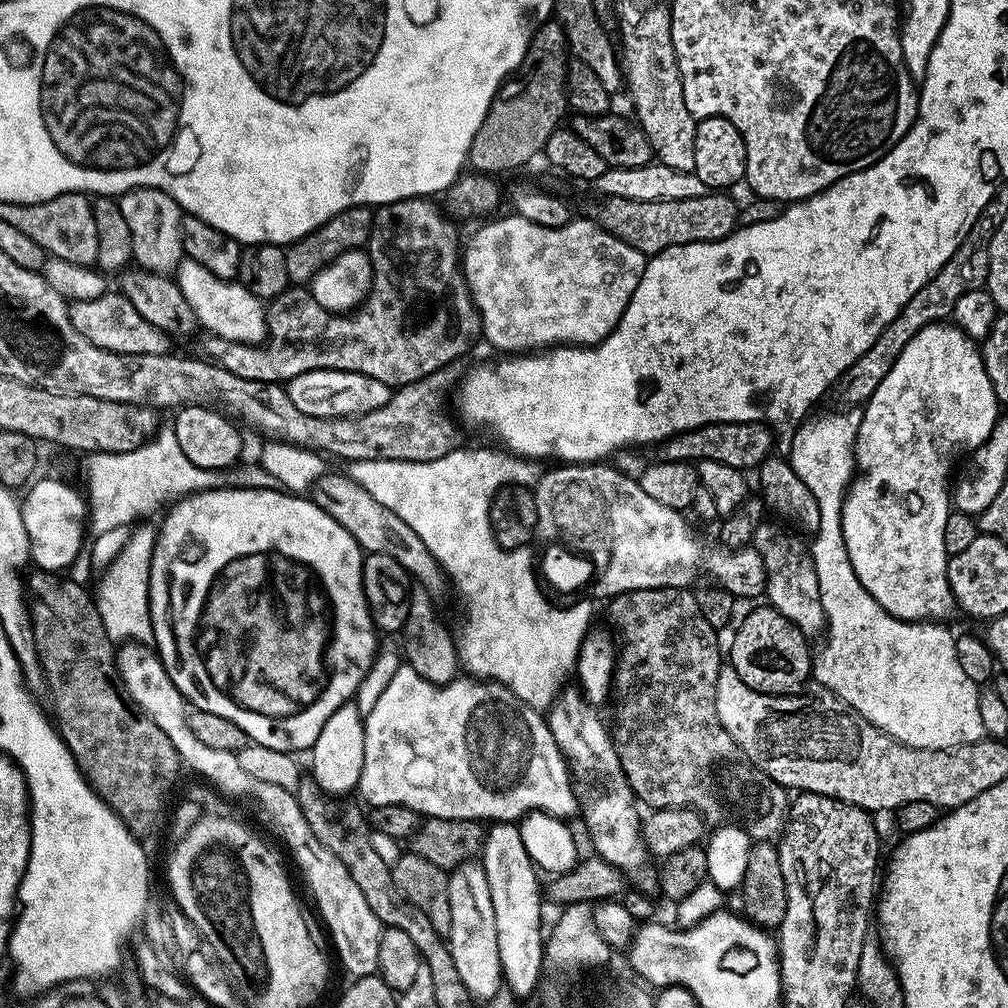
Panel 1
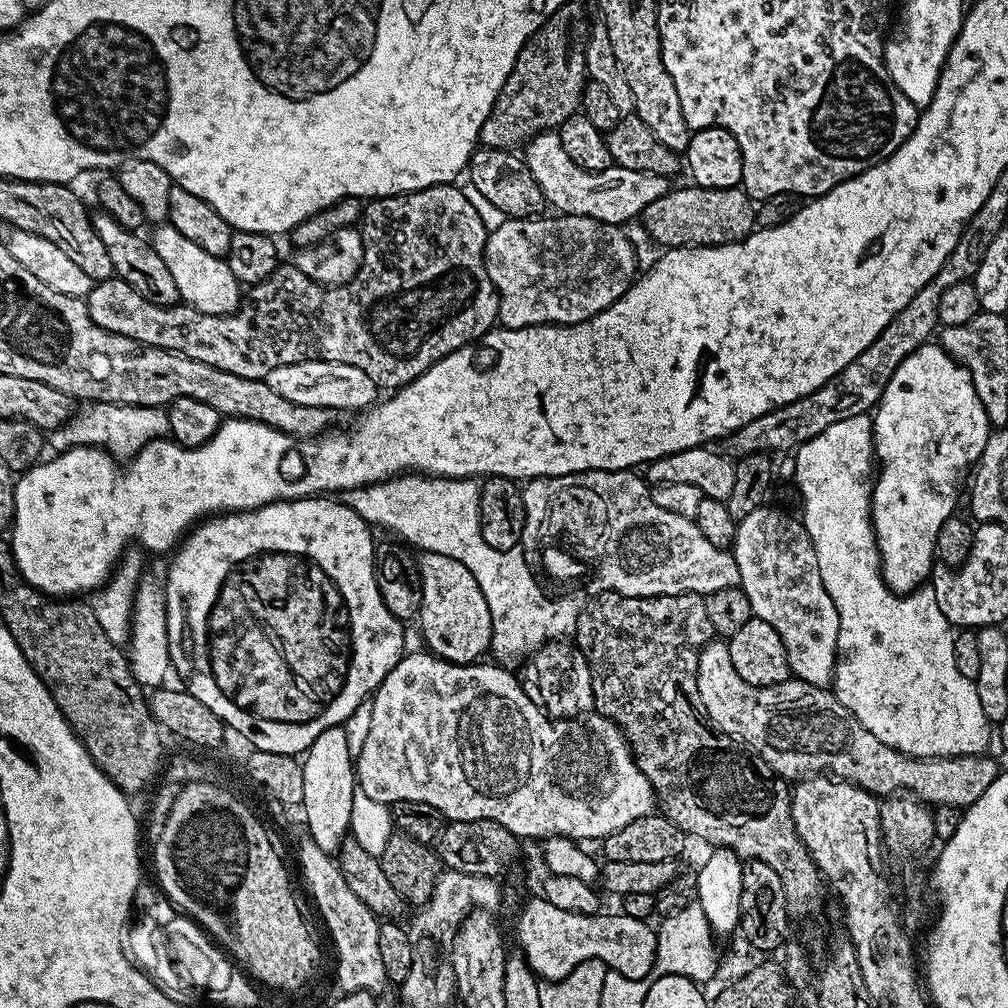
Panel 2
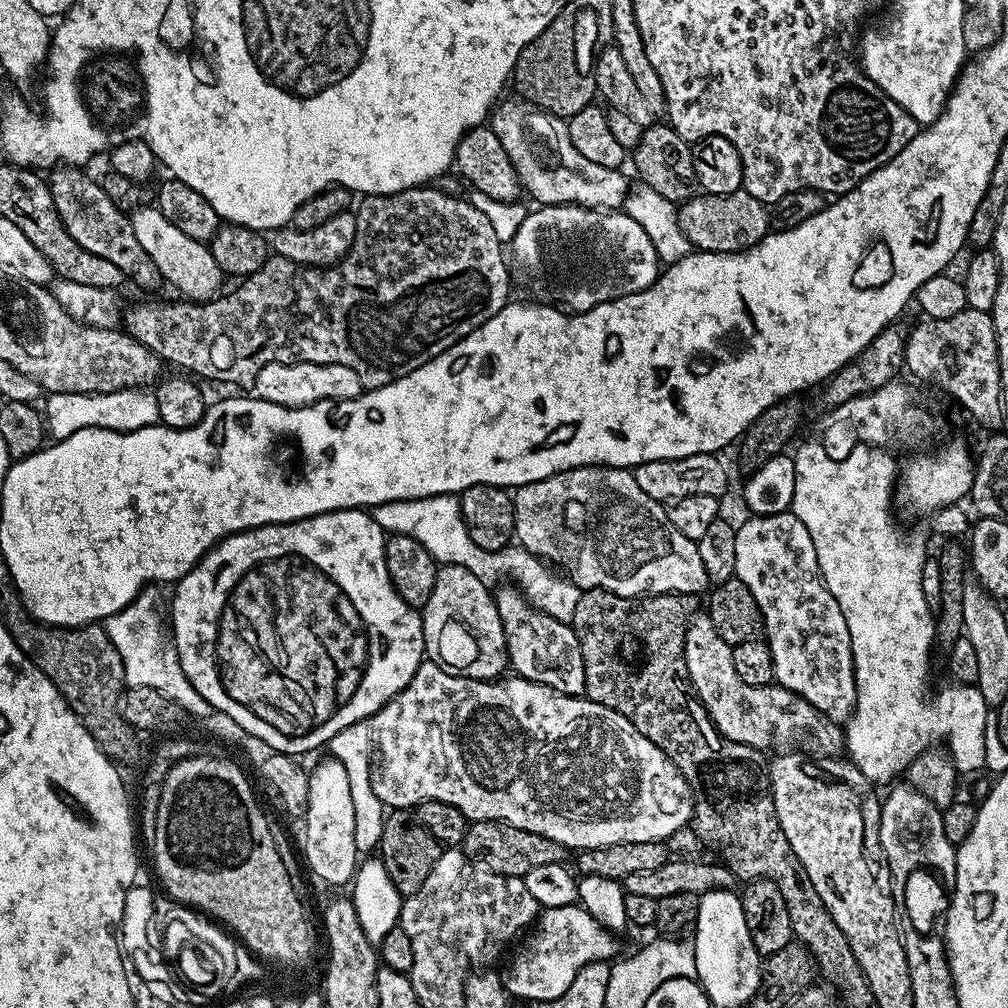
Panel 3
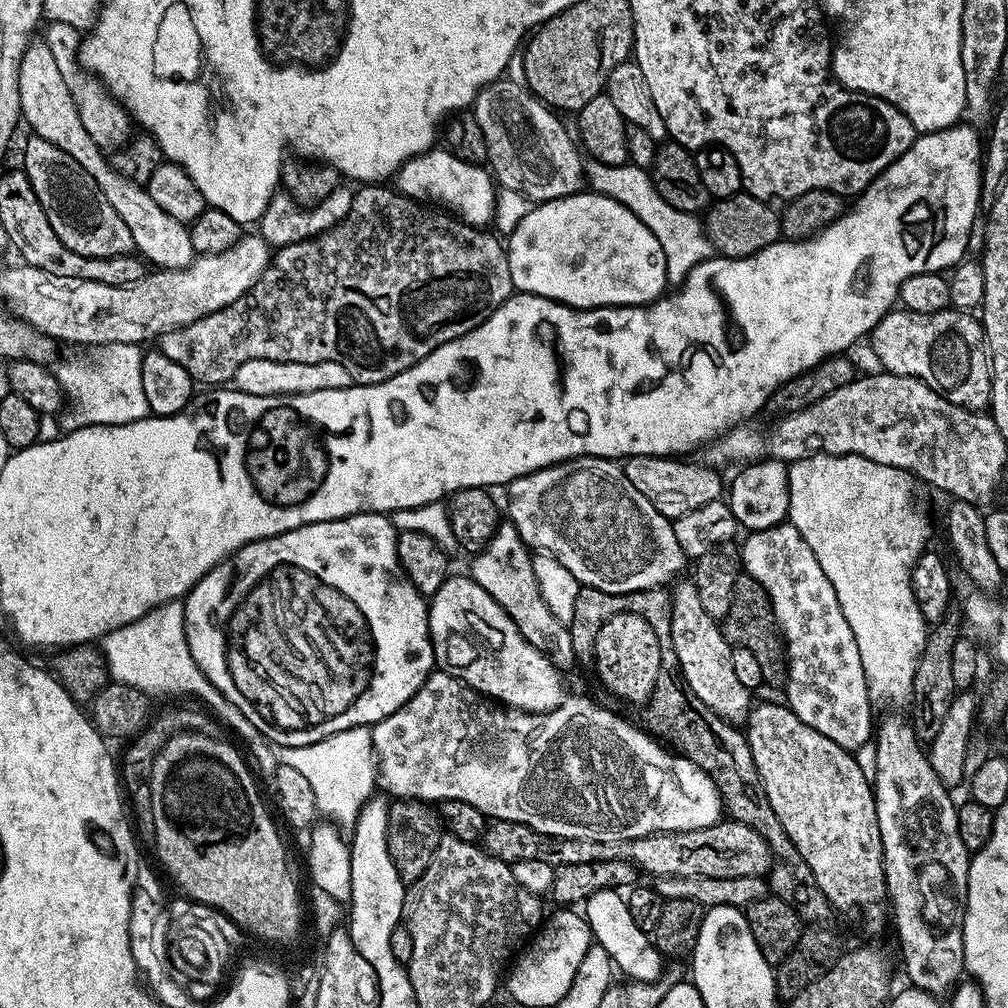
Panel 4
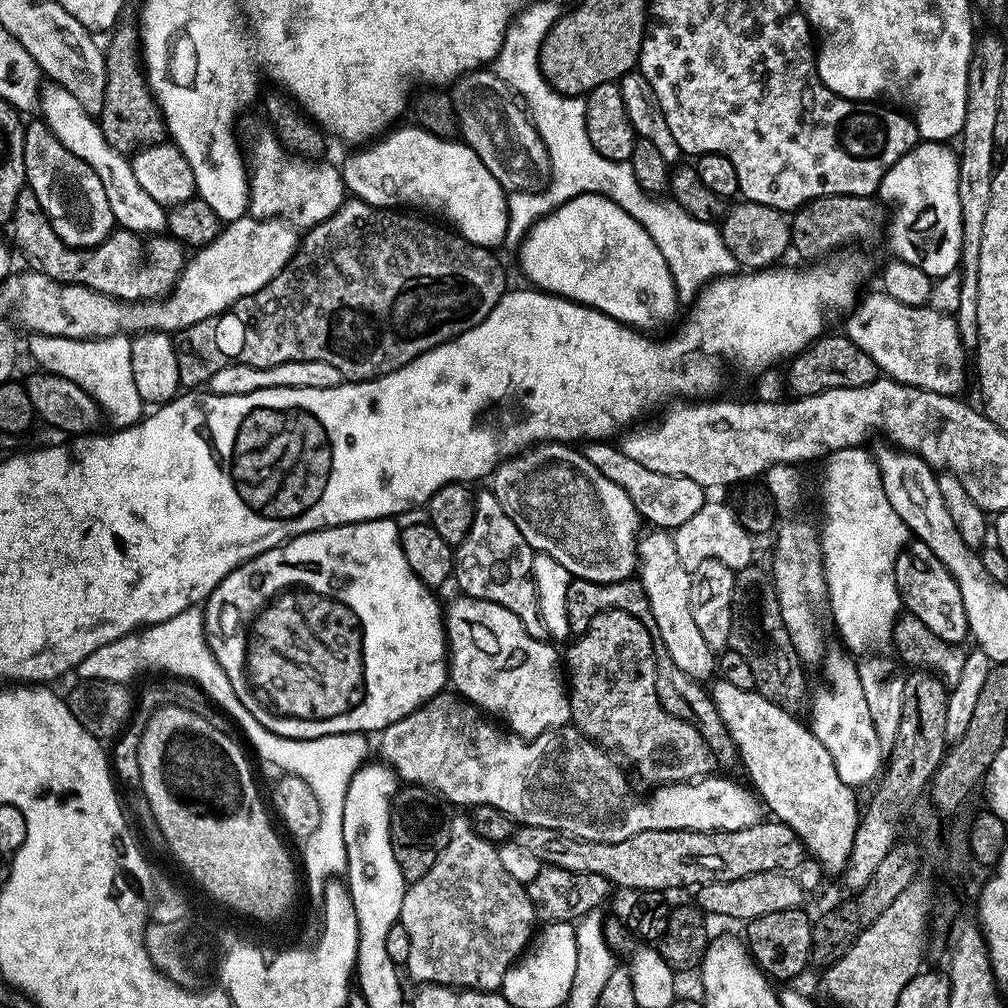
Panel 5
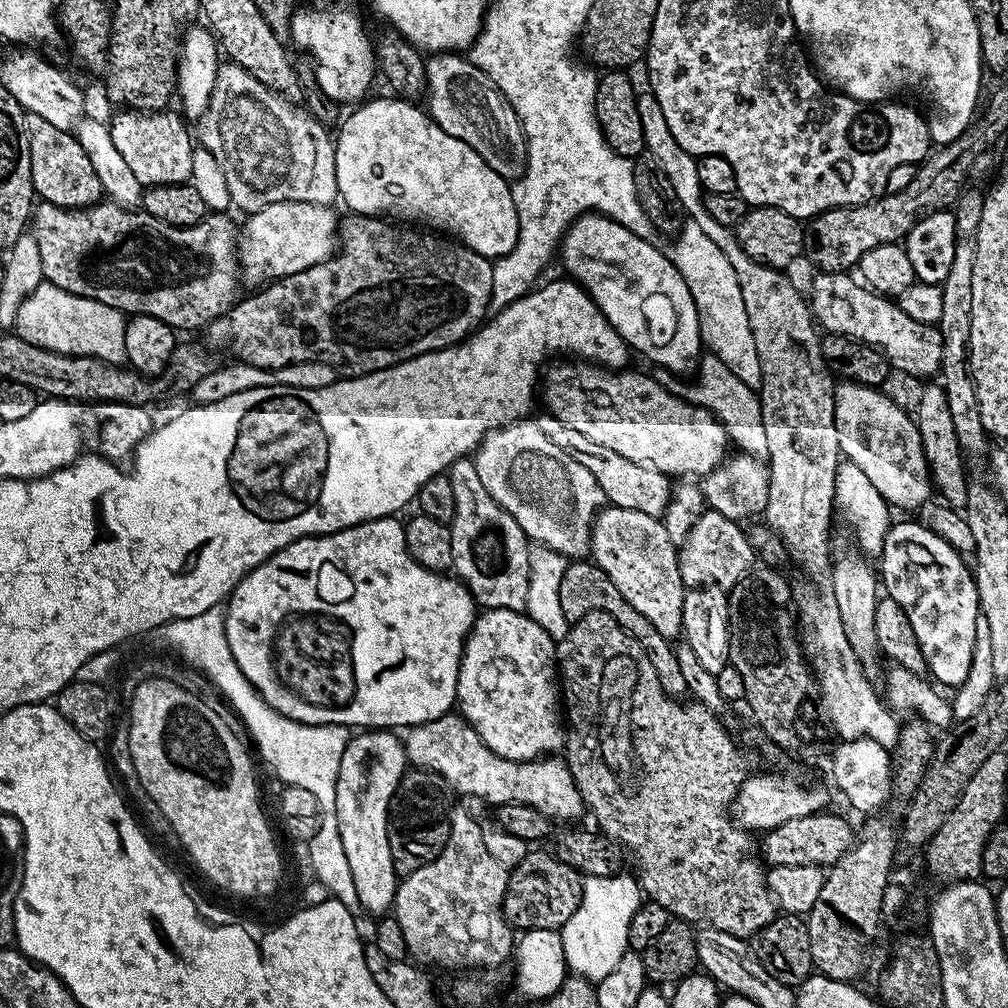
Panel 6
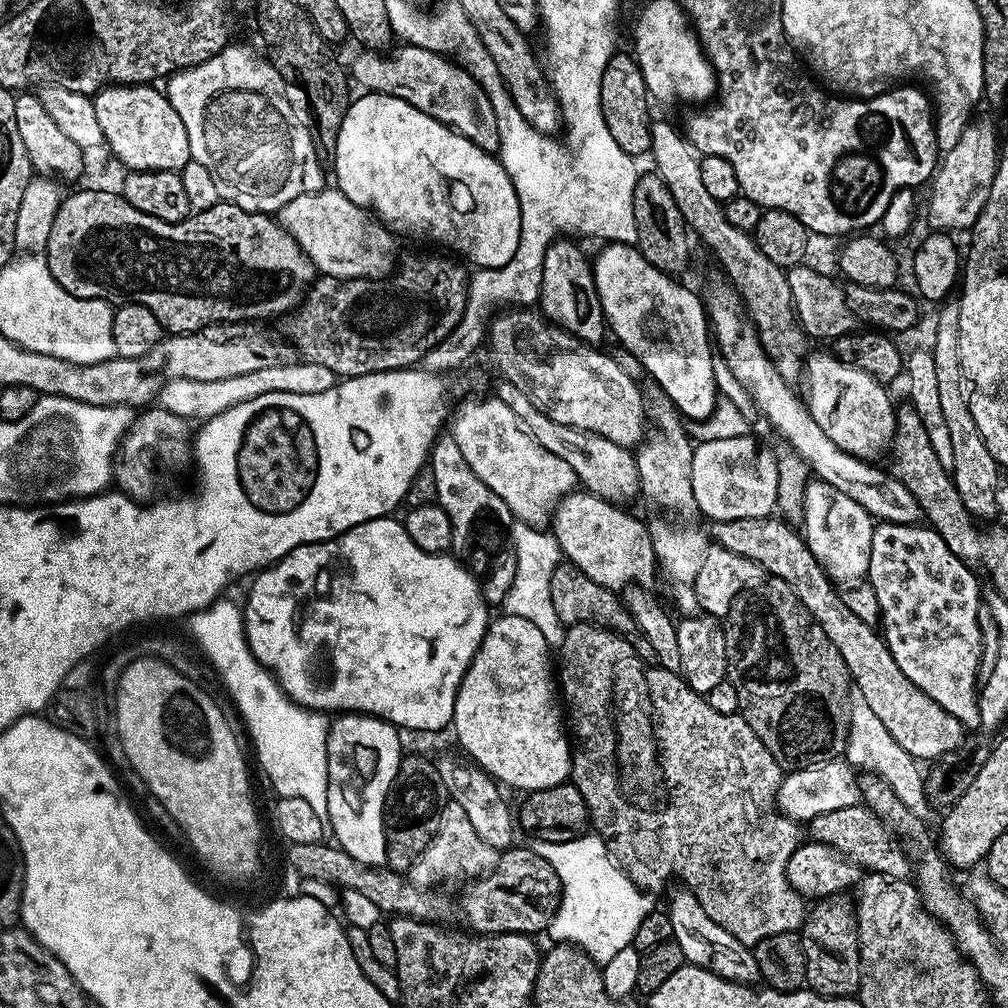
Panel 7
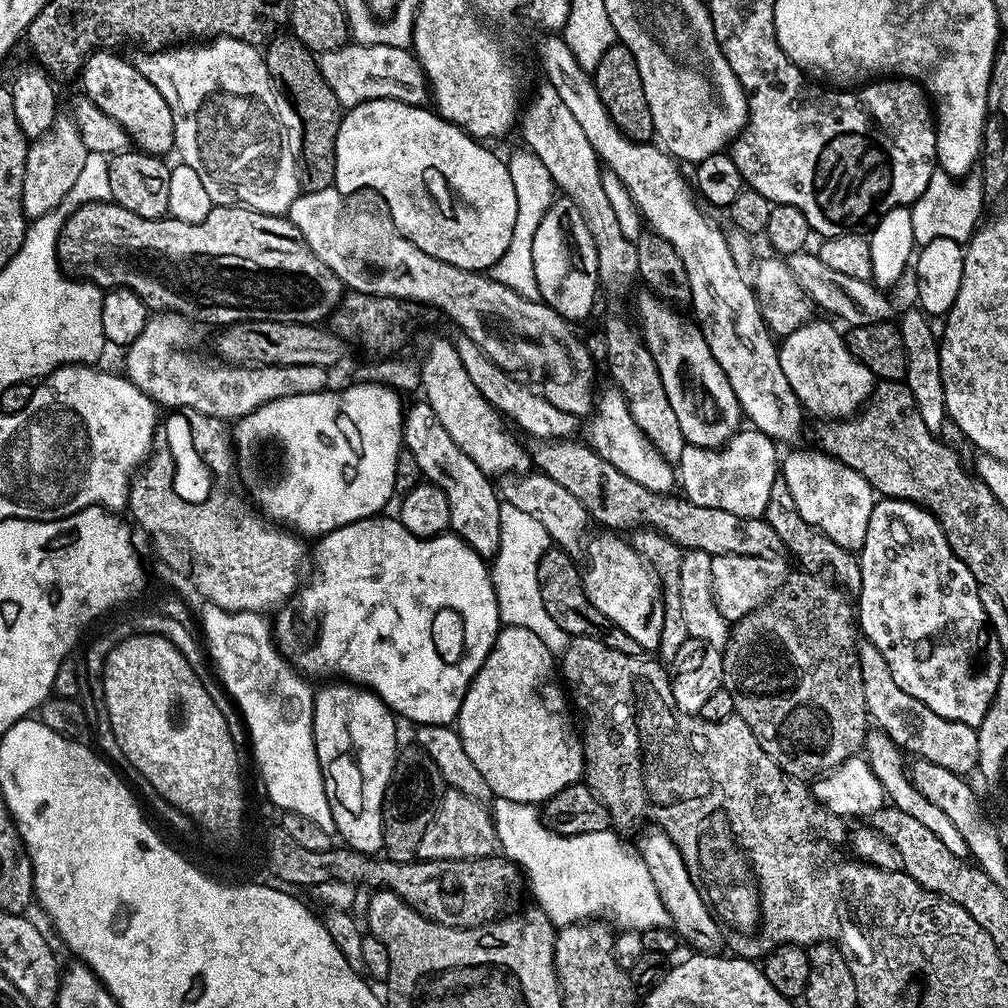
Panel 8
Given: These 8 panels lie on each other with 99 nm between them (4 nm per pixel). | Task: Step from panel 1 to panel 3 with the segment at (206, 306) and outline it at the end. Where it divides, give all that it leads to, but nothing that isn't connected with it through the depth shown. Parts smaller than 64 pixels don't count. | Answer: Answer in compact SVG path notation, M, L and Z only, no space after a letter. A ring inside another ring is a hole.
M155 206L139 208L137 207L130 216L134 234L138 237L142 250L146 250L150 258L154 258L154 266L158 266L161 277L167 283L169 280L184 295L181 297L189 301L207 302L213 299L221 291L222 273L218 262L214 262L211 247L199 240L192 240L190 234L178 230L178 226L174 226L174 222L167 220L159 208Z

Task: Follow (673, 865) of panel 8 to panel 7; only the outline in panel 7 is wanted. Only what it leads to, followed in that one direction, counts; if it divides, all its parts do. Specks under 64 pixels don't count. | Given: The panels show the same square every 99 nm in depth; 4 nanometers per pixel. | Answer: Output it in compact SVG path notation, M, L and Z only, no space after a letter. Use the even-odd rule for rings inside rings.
M687 890L679 891L673 894L666 911L672 923L672 939L678 946L682 946L685 961L711 969L734 983L755 985L760 980L755 951L749 945L738 942L734 934L722 930L722 926L718 926L718 922L714 922L714 918L702 910L696 895Z

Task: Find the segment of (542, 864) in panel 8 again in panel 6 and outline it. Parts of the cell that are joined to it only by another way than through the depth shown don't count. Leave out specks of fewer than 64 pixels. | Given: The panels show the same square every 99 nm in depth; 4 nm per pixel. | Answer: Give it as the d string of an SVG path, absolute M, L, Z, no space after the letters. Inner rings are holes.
M590 876L584 880L584 896L578 910L559 929L562 950L566 954L569 973L599 982L614 970L622 954L629 951L630 920L640 909L642 889L635 879L628 876Z

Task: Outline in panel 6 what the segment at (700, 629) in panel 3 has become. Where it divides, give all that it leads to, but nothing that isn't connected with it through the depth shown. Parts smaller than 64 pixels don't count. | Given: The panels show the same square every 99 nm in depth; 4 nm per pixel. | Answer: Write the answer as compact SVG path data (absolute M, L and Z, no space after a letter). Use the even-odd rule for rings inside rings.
M605 506L596 513L595 520L590 524L590 556L600 567L610 582L618 586L622 598L638 610L650 621L658 634L665 636L668 641L675 641L675 636L681 635L682 602L684 601L685 586L679 573L678 544L671 540L661 517L642 514L642 510L626 510L615 506Z

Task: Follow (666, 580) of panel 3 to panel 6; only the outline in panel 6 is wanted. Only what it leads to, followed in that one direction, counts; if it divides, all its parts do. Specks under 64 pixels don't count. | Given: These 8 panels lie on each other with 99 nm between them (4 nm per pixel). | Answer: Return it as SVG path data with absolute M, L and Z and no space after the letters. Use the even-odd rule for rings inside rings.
M525 418L487 432L474 459L478 478L482 478L482 486L486 486L490 498L522 526L529 541L544 544L569 558L589 555L590 536L586 522L595 520L596 513L605 507L604 491L594 474L590 474L586 466L574 462L566 450L554 446L537 424Z

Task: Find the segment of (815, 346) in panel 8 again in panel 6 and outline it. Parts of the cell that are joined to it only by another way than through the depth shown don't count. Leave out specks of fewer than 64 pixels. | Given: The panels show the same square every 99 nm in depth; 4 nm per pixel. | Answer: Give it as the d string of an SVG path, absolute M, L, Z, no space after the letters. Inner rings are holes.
M840 382L835 385L835 390L834 422L841 457L858 466L858 470L874 482L874 490L878 490L889 505L918 510L933 499L932 476L928 473L915 419L909 413L907 416L890 397L883 396L880 388Z

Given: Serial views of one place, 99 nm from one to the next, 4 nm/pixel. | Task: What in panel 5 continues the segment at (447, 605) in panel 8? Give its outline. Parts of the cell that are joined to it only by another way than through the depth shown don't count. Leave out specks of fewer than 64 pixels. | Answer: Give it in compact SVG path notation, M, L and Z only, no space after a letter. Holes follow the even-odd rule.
M392 518L363 520L357 524L339 524L333 528L307 532L238 565L209 594L203 605L204 633L214 658L226 670L230 686L234 686L234 694L238 694L246 710L250 710L250 714L254 714L254 718L262 722L266 730L282 738L295 740L322 738L343 732L379 734L394 722L421 708L428 700L433 700L438 693L445 691L449 683L448 637L444 635L442 604L440 608L436 596L437 593L427 588L414 574L414 570L410 570L410 562L406 562L406 554L402 554L397 521Z

